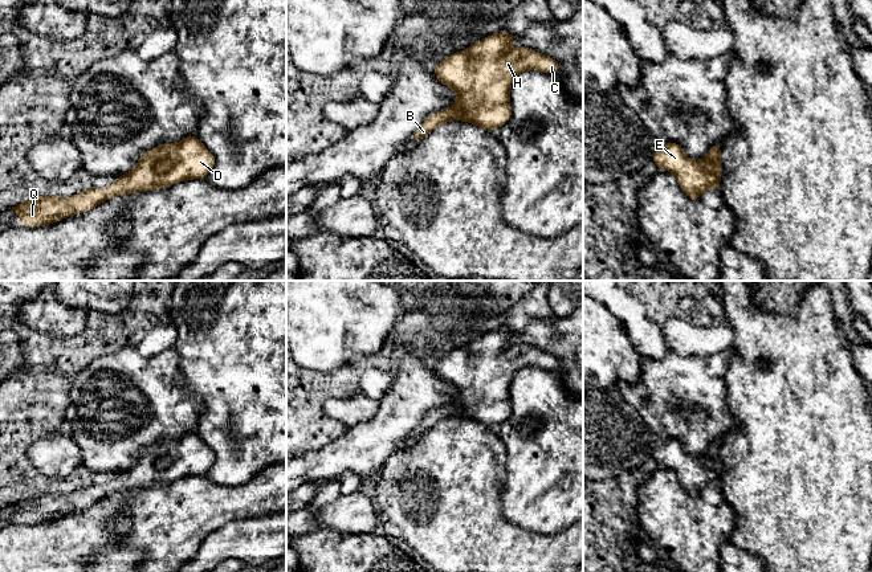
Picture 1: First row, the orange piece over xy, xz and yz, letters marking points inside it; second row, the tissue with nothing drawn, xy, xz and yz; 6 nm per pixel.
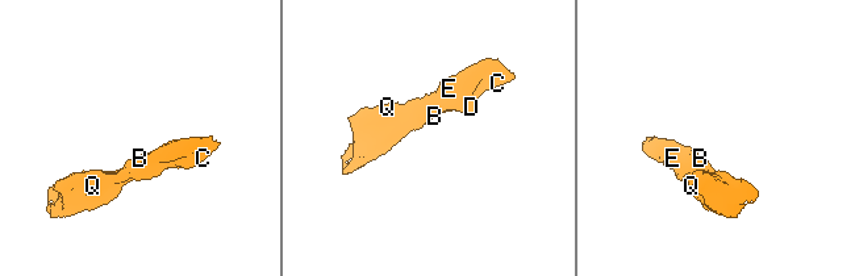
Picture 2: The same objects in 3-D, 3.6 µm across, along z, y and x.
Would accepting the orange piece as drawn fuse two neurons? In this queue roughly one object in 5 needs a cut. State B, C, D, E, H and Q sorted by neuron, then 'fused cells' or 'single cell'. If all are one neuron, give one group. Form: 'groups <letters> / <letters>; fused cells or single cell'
groups B C D E H Q; single cell

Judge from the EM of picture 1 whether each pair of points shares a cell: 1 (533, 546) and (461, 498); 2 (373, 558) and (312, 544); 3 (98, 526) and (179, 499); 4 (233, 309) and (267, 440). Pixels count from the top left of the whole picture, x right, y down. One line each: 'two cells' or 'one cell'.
1: one cell
2: one cell
3: one cell
4: one cell

